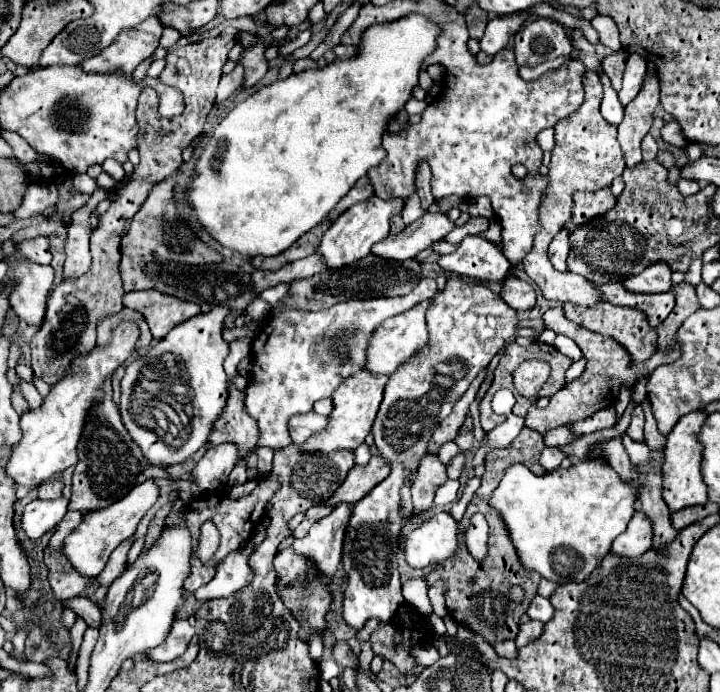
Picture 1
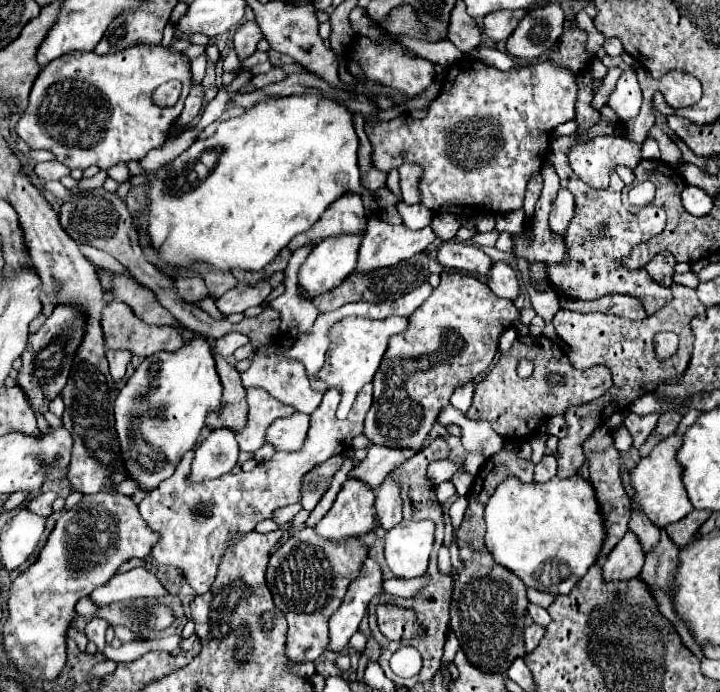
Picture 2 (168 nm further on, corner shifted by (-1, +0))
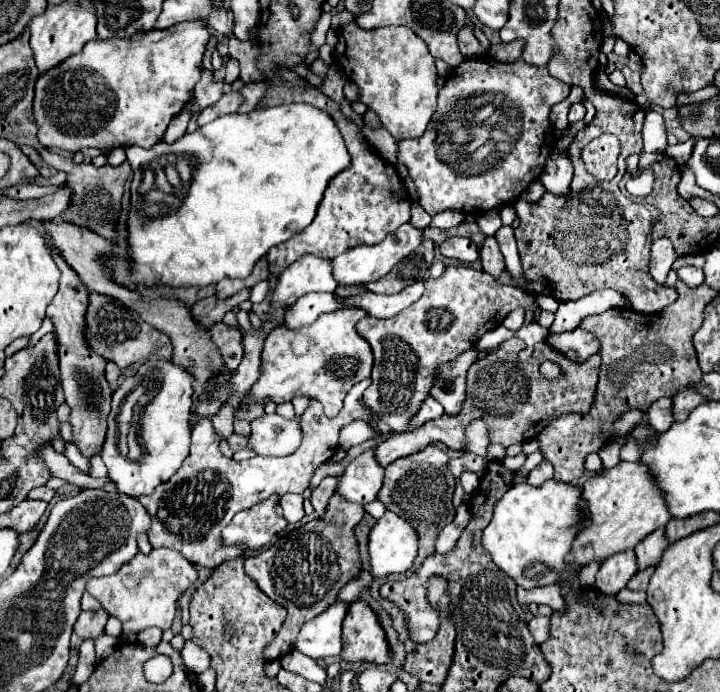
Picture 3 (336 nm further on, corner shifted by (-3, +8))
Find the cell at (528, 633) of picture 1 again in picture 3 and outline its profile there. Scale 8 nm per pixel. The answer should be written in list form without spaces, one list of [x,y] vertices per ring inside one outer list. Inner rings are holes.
[[[534,617],[528,623],[528,629],[534,635],[534,639],[536,639],[538,645],[542,645],[548,639],[548,625],[550,625],[550,617]]]

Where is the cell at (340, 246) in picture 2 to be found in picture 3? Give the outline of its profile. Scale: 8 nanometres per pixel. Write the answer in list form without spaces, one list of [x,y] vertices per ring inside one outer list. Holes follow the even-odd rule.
[[[302,257],[294,261],[278,277],[278,285],[270,299],[270,309],[288,309],[302,295],[314,291],[334,291],[336,281],[332,279],[332,261],[322,261],[320,257]]]

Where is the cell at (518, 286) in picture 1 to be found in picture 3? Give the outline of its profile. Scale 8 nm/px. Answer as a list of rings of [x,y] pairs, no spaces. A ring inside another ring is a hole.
[[[486,237],[484,243],[478,247],[478,251],[480,251],[482,269],[498,279],[500,273],[504,271],[504,259],[502,259],[502,253],[500,253],[500,247],[498,247],[496,239],[494,237]]]

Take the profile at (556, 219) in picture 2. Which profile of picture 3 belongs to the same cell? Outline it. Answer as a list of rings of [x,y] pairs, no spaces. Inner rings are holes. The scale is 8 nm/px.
[[[556,151],[544,167],[544,173],[540,175],[542,185],[550,193],[568,193],[568,183],[572,181],[572,163],[566,155],[566,151]]]

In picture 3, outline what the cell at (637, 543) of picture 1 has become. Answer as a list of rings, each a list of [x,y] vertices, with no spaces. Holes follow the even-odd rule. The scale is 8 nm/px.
[[[634,551],[616,553],[616,557],[600,565],[600,571],[596,573],[596,589],[604,595],[616,595],[620,589],[626,587],[626,583],[632,579],[636,571],[638,569]]]

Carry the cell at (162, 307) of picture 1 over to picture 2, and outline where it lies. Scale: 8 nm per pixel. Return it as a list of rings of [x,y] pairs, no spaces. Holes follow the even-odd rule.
[[[118,299],[110,301],[102,311],[102,329],[104,329],[104,339],[108,349],[124,347],[124,349],[130,349],[134,355],[142,355],[142,357],[148,357],[158,351],[176,351],[184,343],[180,329],[172,325],[148,325],[130,309],[130,305],[124,305]]]

